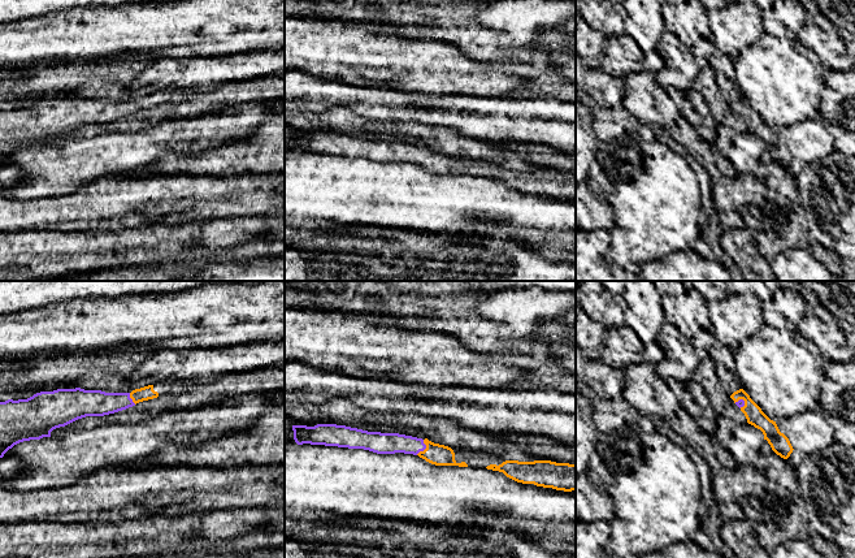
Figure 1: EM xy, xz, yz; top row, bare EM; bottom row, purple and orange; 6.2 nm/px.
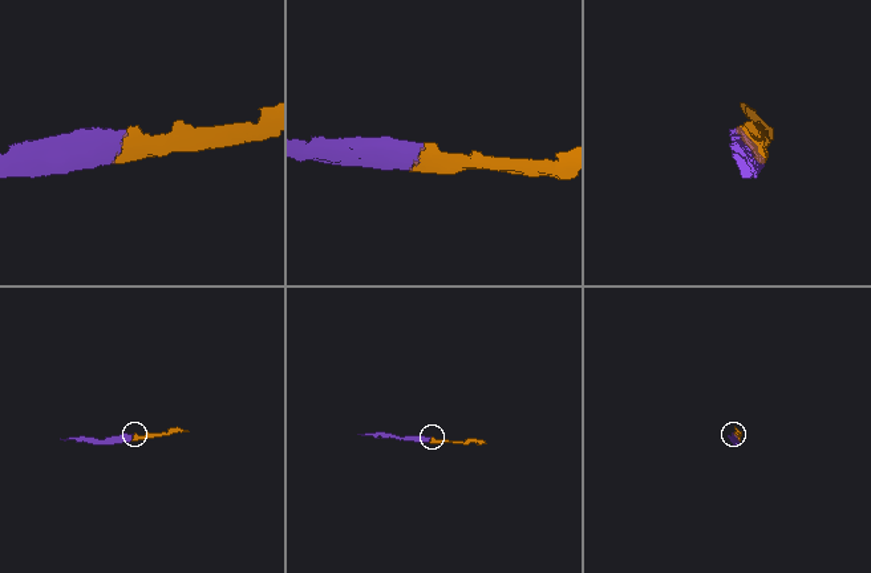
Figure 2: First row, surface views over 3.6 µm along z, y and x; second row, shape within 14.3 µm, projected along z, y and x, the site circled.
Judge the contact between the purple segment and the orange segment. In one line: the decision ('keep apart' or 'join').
join

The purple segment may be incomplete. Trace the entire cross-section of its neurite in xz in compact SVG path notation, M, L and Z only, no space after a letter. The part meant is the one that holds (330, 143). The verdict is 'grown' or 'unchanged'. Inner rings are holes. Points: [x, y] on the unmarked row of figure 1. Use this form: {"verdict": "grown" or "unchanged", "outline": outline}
{"verdict": "grown", "outline": "M337 133L292 134L292 139L298 153L311 152L364 157L377 163L413 163L435 174L487 177L503 181L517 191L564 200L576 199L576 173L551 169L505 169L489 161L451 157L434 152L428 147L422 148L399 142L368 140Z"}

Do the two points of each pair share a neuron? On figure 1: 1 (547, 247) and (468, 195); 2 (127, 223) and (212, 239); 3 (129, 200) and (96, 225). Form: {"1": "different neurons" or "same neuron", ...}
{"1": "different neurons", "2": "different neurons", "3": "same neuron"}

